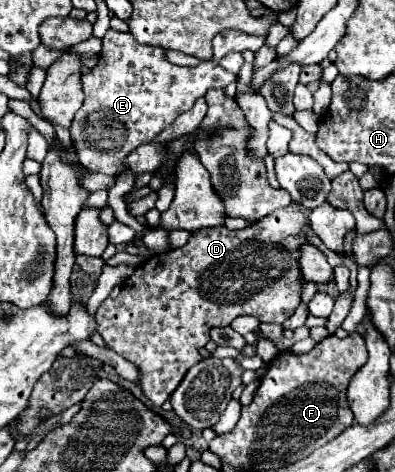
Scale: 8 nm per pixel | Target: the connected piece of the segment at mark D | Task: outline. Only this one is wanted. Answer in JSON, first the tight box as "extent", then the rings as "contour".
{"extent":[94,203,308,407],"contour":[[[292,203],[240,231],[230,231],[226,227],[200,229],[192,233],[184,247],[152,255],[144,261],[144,267],[140,263],[122,283],[120,295],[116,299],[108,297],[98,307],[94,315],[98,323],[96,331],[102,335],[108,349],[116,351],[138,367],[138,385],[156,407],[164,405],[188,369],[204,359],[200,351],[210,341],[210,329],[226,327],[240,315],[252,315],[260,323],[284,323],[296,311],[302,287],[298,247],[300,241],[306,241],[302,233],[306,223],[308,217],[298,211],[296,203]]]}

